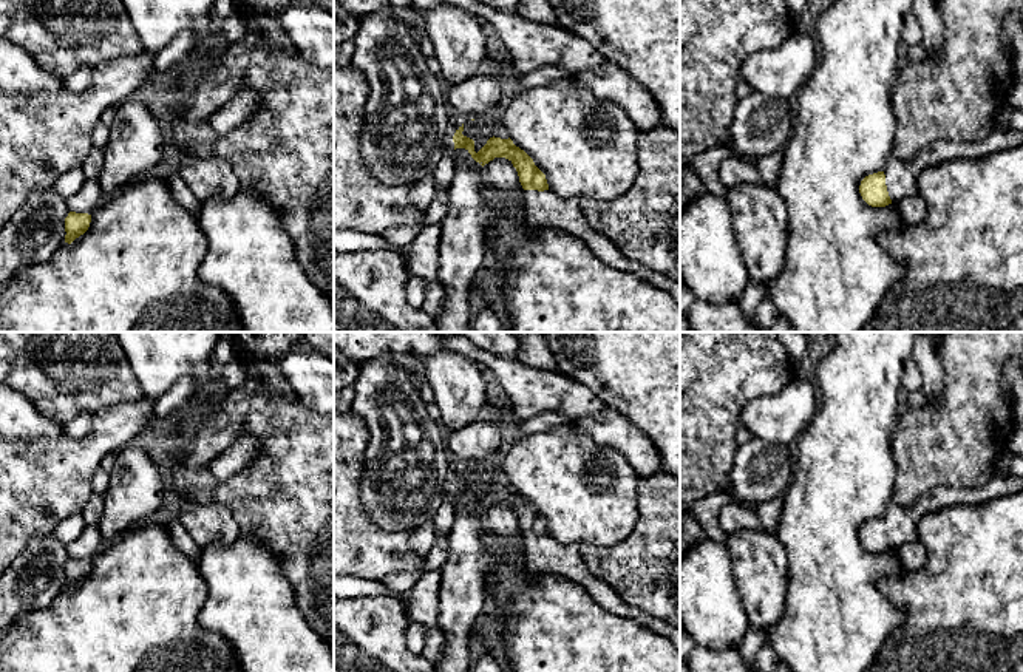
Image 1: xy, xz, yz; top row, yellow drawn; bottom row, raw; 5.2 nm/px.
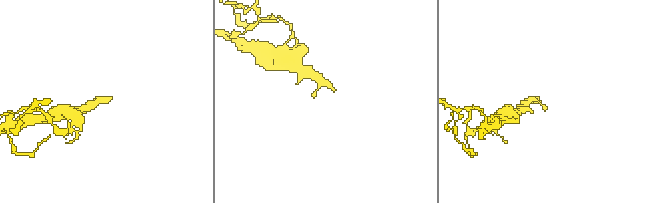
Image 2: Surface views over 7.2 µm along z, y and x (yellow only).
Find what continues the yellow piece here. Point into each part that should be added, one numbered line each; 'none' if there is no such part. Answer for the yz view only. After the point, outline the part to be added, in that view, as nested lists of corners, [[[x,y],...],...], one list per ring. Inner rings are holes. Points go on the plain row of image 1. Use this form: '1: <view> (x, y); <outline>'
1: yz (901, 521); [[[995,473],[978,488],[938,487],[912,505],[890,502],[884,514],[885,531],[892,548],[916,542],[919,521],[930,513],[957,505],[980,505],[987,501],[1023,491],[1023,477]]]

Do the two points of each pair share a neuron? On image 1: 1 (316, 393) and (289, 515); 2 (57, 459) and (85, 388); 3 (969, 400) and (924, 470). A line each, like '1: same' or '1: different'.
1: different
2: different
3: same

